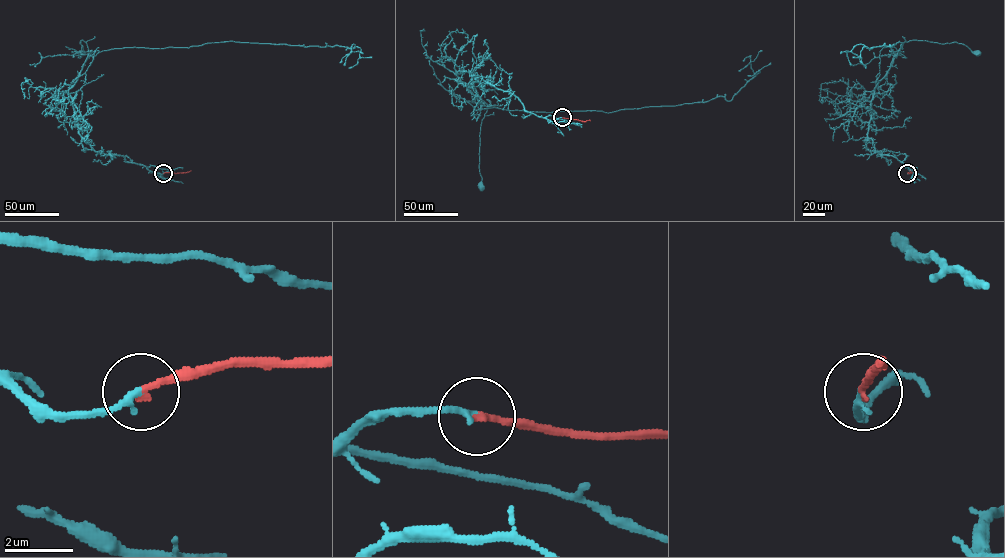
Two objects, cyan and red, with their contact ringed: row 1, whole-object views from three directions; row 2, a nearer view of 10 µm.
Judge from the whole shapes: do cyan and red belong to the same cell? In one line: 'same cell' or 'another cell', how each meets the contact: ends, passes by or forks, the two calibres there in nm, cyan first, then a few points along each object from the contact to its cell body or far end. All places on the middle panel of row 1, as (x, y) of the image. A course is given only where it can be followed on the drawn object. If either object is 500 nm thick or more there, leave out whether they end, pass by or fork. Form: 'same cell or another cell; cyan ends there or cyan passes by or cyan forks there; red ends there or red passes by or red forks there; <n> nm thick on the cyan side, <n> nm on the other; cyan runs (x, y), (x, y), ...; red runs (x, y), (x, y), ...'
same cell; cyan ends there; red ends there; 200 nm thick on the cyan side, 190 nm on the other; cyan runs (562, 118), (552, 121), (528, 112), (517, 97), (481, 77), (467, 84), (488, 105), (479, 137), (481, 187); red runs (562, 118), (590, 121)

